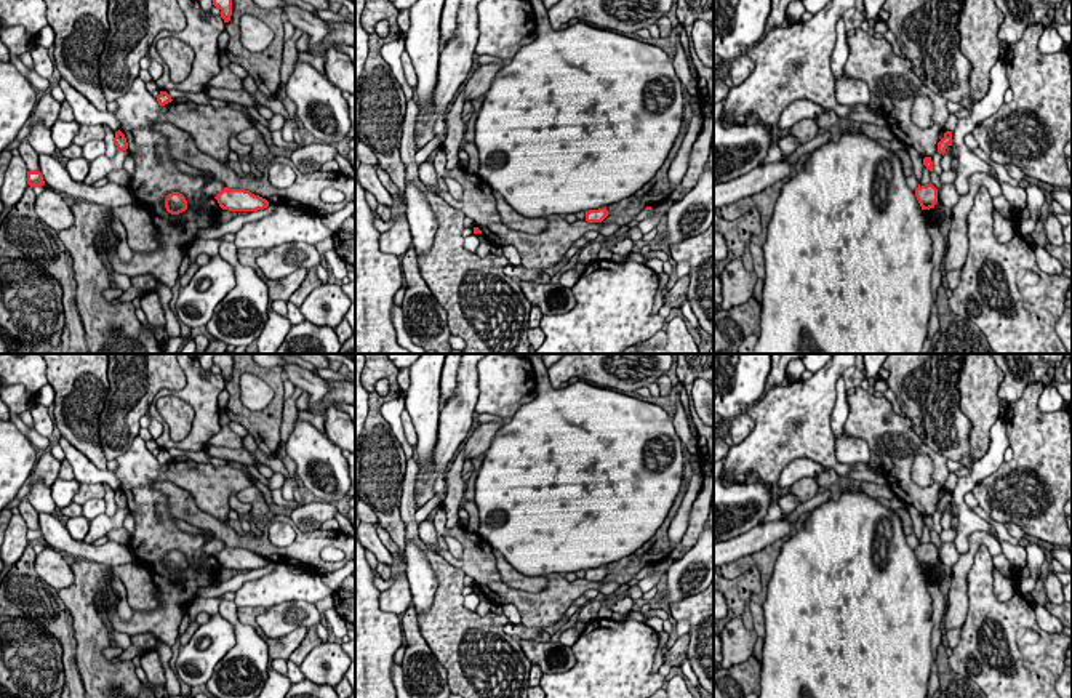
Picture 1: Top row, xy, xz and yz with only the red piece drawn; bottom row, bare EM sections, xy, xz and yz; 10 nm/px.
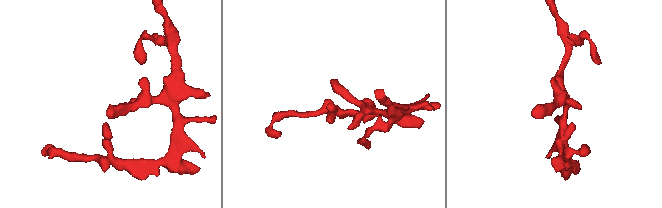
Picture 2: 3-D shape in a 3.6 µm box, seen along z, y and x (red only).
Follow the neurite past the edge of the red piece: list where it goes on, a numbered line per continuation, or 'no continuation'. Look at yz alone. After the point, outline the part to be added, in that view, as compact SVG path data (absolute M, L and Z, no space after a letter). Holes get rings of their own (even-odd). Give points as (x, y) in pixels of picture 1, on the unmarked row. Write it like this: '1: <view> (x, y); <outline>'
no continuation

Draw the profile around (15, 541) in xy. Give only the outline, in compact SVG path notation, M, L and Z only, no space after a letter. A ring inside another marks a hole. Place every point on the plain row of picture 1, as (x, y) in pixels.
M19 514L11 515L5 532L3 544L0 548L3 565L11 567L16 560L19 560L27 544L26 520Z

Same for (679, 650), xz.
M690 634L678 637L677 642L669 648L669 653L664 658L664 664L674 668L685 658L688 658L688 644L690 644Z

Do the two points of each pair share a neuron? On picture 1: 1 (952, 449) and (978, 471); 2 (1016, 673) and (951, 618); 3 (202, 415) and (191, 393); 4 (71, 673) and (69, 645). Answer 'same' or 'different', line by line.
1: different
2: different
3: same
4: same

